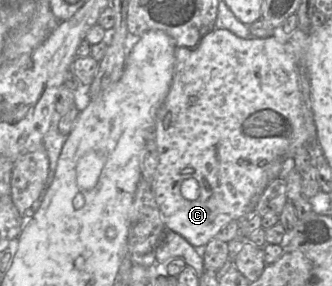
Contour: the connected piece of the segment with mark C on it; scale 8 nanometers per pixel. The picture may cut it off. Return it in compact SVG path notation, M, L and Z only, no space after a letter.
M214 28L193 47L180 46L175 49L175 64L170 88L157 113L155 123L156 144L159 163L151 184L156 202L162 213L166 231L183 236L192 246L203 249L217 237L221 229L231 220L238 219L250 206L253 197L261 197L270 182L285 177L285 170L294 167L293 156L307 142L307 129L302 115L302 91L299 85L299 62L280 33L268 38L240 38L226 29Z

